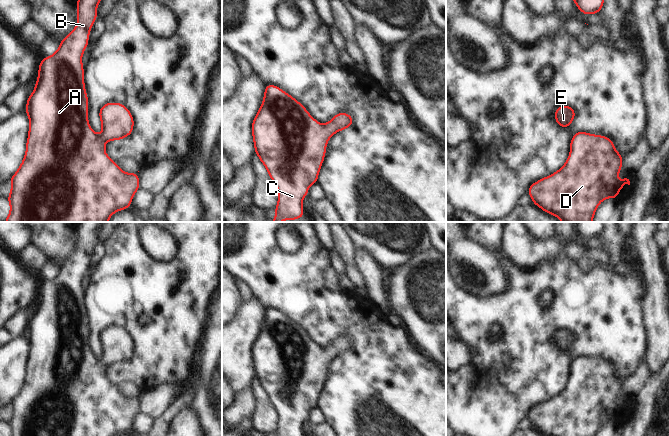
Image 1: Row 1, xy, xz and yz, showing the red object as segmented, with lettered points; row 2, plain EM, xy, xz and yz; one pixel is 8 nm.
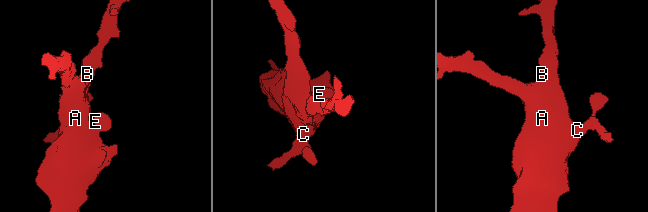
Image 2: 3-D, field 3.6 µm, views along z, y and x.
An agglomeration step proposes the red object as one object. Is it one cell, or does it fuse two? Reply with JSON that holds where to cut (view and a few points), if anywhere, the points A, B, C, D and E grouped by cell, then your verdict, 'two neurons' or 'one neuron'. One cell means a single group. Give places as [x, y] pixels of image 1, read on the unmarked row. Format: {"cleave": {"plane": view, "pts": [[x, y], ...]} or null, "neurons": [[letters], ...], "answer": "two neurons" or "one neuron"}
{"cleave": null, "neurons": [["A", "B", "C", "D", "E"]], "answer": "one neuron"}

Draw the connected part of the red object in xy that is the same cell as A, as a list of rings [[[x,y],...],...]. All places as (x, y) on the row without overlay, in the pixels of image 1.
[[[78,222],[77,226],[77,250],[62,263],[58,274],[49,281],[43,281],[42,286],[38,289],[39,297],[36,305],[35,313],[28,321],[26,327],[26,338],[30,344],[30,352],[28,354],[28,364],[26,366],[26,377],[24,383],[17,393],[16,397],[10,402],[12,409],[10,418],[7,423],[10,428],[10,436],[118,436],[122,433],[129,433],[132,422],[137,414],[140,413],[138,396],[125,397],[111,384],[105,377],[105,367],[107,365],[121,364],[130,360],[133,356],[134,343],[128,332],[121,327],[106,327],[99,334],[99,341],[102,348],[102,358],[95,358],[88,346],[88,320],[85,315],[84,308],[84,291],[82,290],[82,278],[88,270],[89,257],[94,245],[97,243],[97,228],[103,222]]]

